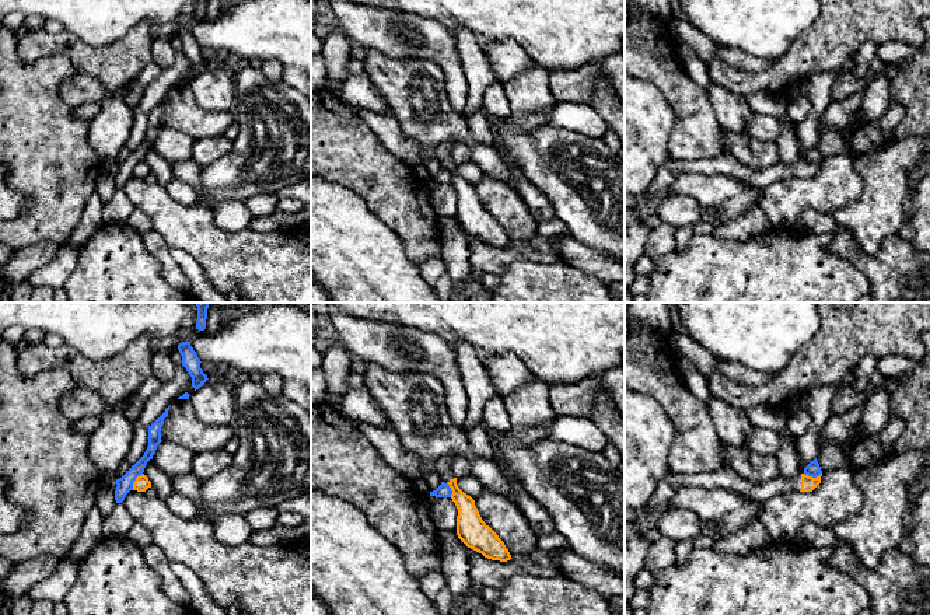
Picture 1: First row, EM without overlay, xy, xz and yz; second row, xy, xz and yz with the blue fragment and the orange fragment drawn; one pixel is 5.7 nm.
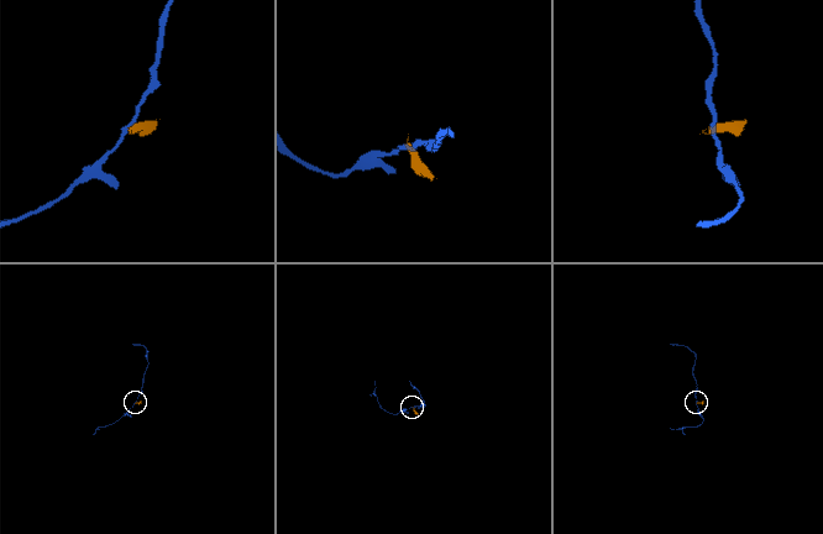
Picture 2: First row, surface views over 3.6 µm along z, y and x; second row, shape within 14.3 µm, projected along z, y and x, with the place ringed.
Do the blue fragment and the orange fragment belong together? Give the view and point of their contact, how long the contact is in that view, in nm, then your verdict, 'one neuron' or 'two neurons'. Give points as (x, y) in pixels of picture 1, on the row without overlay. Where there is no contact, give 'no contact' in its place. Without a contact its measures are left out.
xy (135, 166) | 120 nm | two neurons

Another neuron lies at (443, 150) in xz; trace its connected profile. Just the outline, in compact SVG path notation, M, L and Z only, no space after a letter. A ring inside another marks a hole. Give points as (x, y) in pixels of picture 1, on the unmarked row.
M441 143L433 150L438 156L441 168L450 171L451 185L458 195L457 202L457 221L471 235L482 240L492 247L507 248L511 245L508 235L499 221L482 206L475 186L464 179L458 171L457 164L451 160L451 147L454 143Z

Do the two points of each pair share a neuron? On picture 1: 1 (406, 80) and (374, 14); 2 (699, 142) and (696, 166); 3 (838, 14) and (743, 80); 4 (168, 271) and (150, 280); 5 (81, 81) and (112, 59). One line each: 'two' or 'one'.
1: two
2: two
3: one
4: two
5: two

